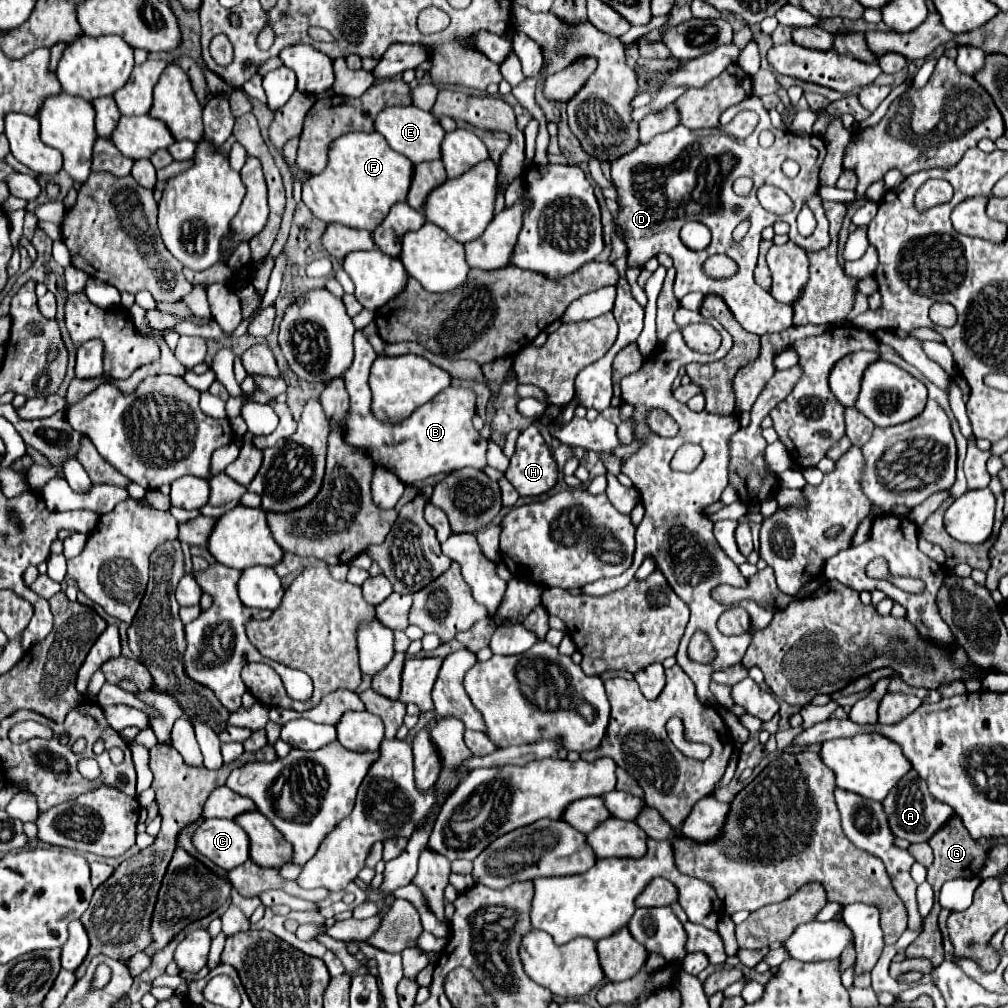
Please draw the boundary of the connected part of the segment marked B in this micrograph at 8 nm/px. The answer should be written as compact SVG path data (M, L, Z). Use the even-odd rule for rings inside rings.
M373 322L355 332L355 358L349 370L343 374L345 388L349 392L349 412L341 420L343 440L367 454L375 466L391 470L405 484L413 484L417 480L425 480L435 474L449 474L453 470L461 470L465 466L483 470L487 466L485 452L487 440L473 428L475 416L475 392L467 388L445 388L441 390L429 404L419 406L409 418L391 424L381 422L371 412L371 390L367 384L369 368L377 358L375 350L367 342L369 334L375 334Z

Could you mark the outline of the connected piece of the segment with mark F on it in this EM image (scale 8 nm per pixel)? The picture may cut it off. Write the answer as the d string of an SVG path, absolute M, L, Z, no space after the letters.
M349 132L329 146L329 160L321 174L303 182L303 202L323 222L339 222L359 230L375 230L395 202L403 202L409 192L413 164L391 150L377 134Z

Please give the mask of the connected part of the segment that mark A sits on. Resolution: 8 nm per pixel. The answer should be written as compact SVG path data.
M909 770L905 774L905 778L901 778L897 782L897 786L893 786L893 790L885 796L885 800L881 800L881 804L887 814L893 836L905 838L909 842L927 842L931 838L931 834L937 832L953 816L953 808L949 808L945 802L939 802L937 798L933 798L927 790L925 780L921 780L915 770Z

